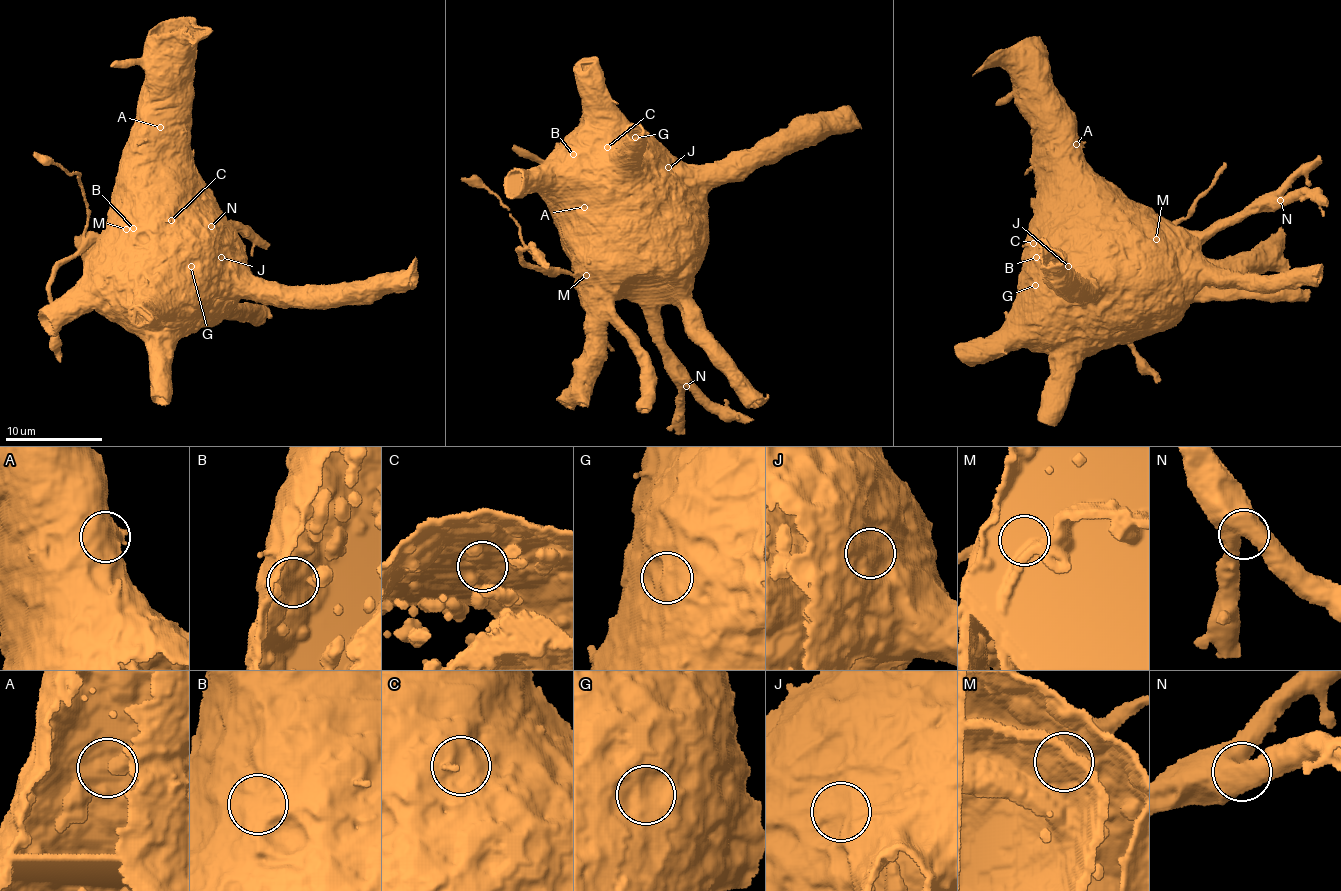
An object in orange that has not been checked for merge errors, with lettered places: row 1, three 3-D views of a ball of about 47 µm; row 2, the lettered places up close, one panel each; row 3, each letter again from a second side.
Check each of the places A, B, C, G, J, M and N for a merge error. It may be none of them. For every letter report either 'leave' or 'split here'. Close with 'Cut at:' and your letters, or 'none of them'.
A: leave
B: leave
C: leave
G: leave
J: leave
M: leave
N: leave
Cut at: none of them

